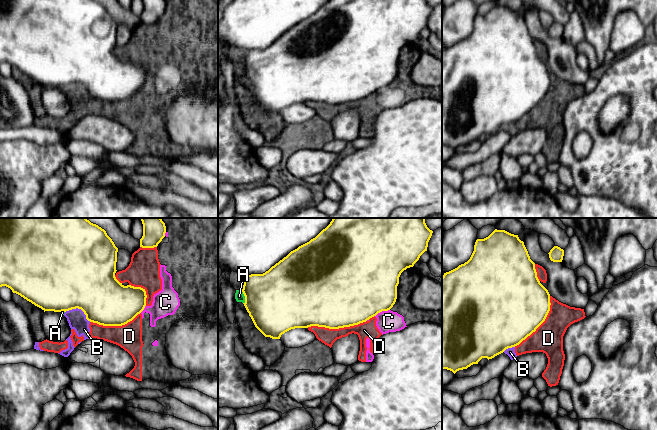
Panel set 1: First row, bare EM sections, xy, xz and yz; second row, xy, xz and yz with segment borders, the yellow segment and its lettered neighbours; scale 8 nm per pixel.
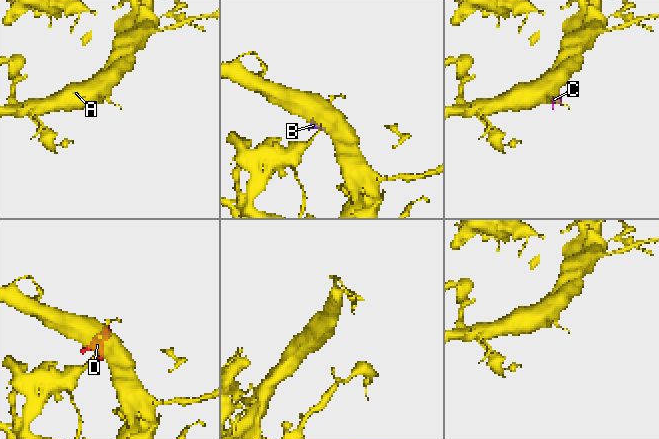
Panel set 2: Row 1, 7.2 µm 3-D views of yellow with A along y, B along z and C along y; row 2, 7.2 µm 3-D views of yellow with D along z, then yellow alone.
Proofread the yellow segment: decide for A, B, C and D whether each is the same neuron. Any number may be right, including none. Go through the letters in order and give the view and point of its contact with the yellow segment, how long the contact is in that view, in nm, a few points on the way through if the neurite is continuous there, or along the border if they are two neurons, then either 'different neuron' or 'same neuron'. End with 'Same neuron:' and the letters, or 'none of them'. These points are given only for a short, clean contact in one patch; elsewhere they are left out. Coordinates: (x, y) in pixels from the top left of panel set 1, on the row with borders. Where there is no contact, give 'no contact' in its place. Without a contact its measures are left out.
A: xz (245, 297) | 110 nm | different neuron
B: xy (79, 308) | 220 nm | different neuron
C: xz (382, 310) | 130 nm | different neuron
D: xz (336, 328) | 480 nm | different neuron
Same neuron: none of them

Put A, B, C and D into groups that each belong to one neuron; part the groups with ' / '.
A B C D

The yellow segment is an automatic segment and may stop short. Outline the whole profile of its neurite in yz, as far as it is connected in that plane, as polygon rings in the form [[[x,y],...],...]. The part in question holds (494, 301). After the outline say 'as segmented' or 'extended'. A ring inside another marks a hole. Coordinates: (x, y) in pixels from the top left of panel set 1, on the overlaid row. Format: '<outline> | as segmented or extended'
[[[495,229],[488,237],[477,239],[470,259],[442,276],[442,369],[450,370],[455,374],[459,370],[478,364],[482,358],[492,359],[506,349],[519,345],[545,321],[550,311],[550,305],[550,294],[540,283],[535,263],[530,259],[524,242],[519,239],[518,235]]] | as segmented

